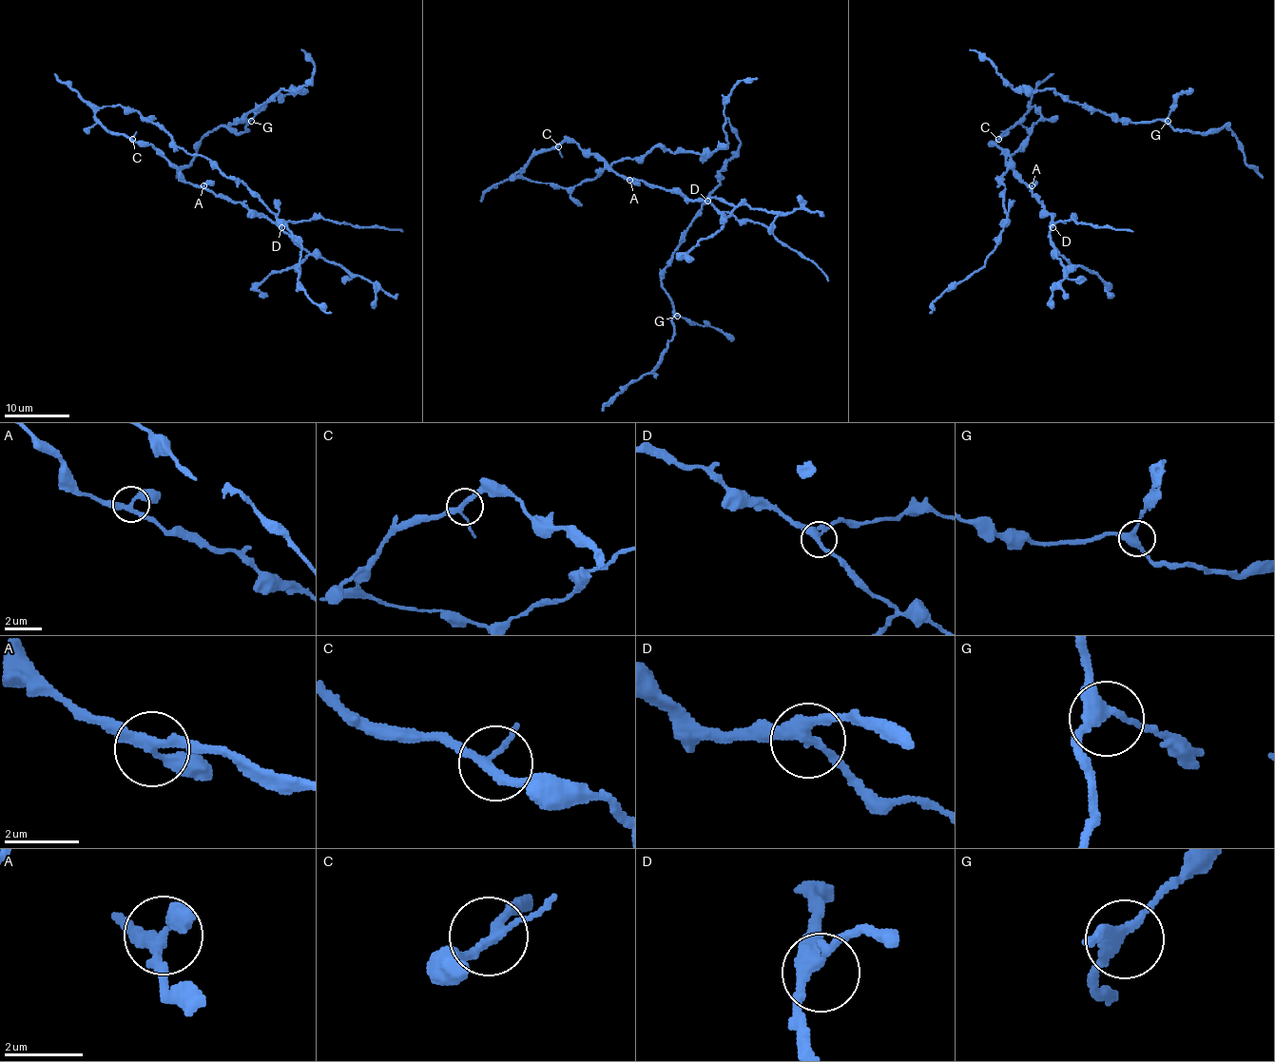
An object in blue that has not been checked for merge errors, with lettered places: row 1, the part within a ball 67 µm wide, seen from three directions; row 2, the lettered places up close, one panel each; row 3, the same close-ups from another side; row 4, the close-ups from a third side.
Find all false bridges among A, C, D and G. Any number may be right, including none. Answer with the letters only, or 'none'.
none

